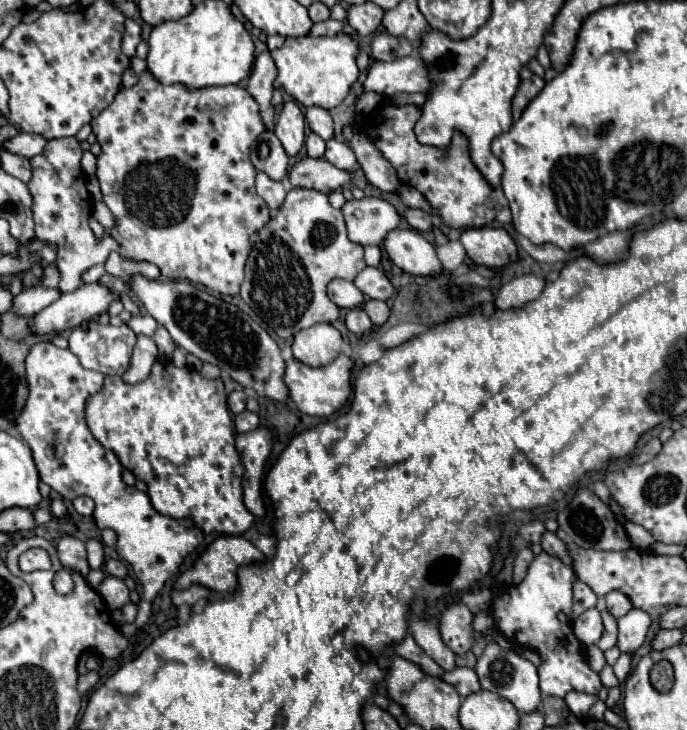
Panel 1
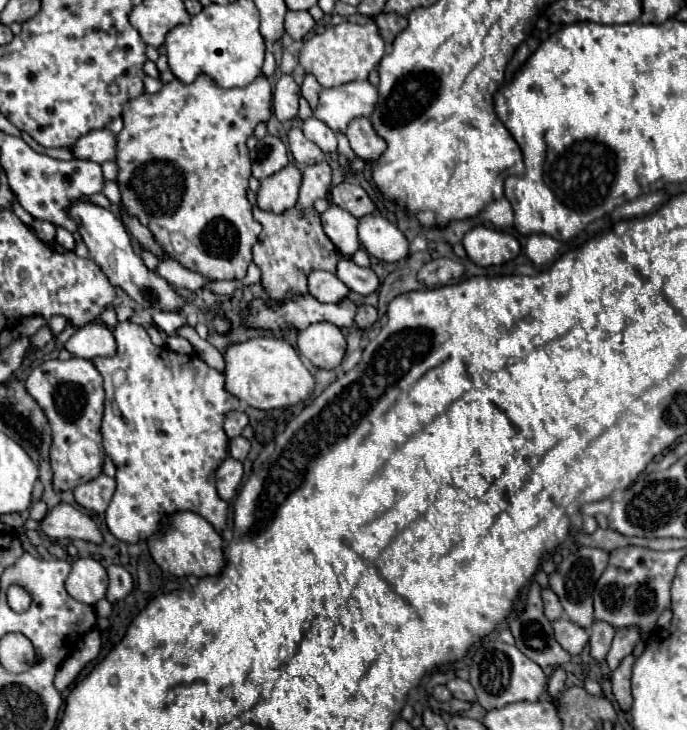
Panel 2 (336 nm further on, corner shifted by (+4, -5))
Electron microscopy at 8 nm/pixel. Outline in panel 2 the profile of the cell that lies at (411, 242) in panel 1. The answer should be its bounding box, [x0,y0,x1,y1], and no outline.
[359,214,409,262]

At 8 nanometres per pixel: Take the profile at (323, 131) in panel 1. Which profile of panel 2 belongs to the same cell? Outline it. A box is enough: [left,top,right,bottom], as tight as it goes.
[301,74,321,108]

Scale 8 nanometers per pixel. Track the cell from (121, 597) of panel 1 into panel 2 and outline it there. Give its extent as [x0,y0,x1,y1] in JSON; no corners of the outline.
[65,558,107,606]

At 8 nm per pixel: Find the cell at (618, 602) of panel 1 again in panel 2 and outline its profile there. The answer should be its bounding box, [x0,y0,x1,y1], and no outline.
[589,622,615,662]

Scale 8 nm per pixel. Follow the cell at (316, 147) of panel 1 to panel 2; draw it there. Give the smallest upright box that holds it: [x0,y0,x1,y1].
[303,116,337,154]

